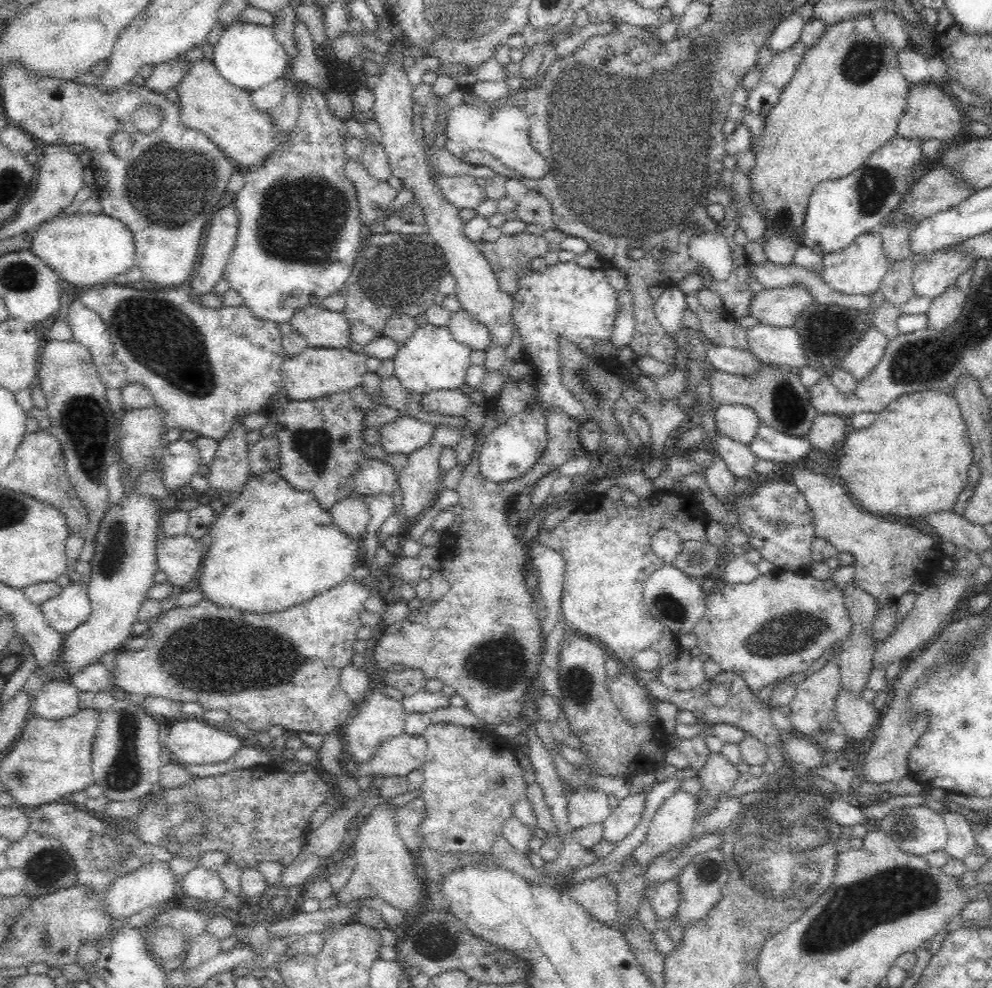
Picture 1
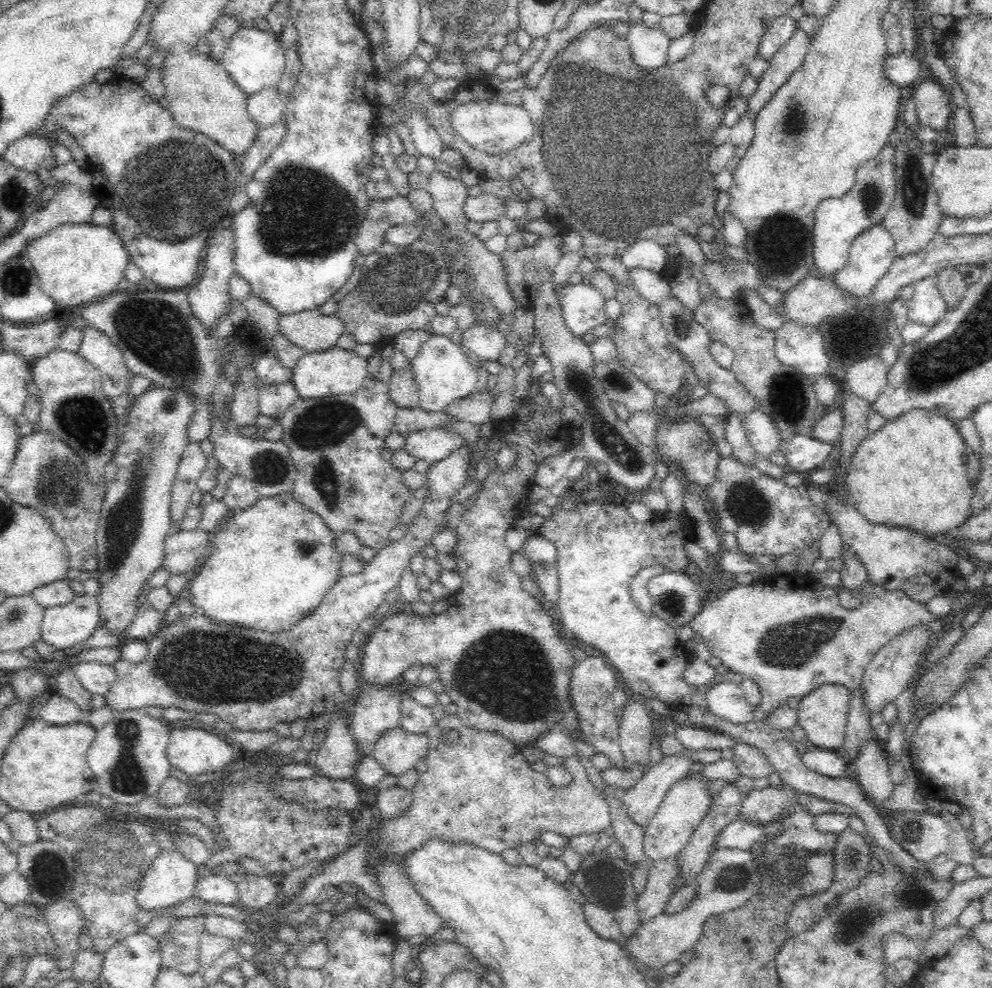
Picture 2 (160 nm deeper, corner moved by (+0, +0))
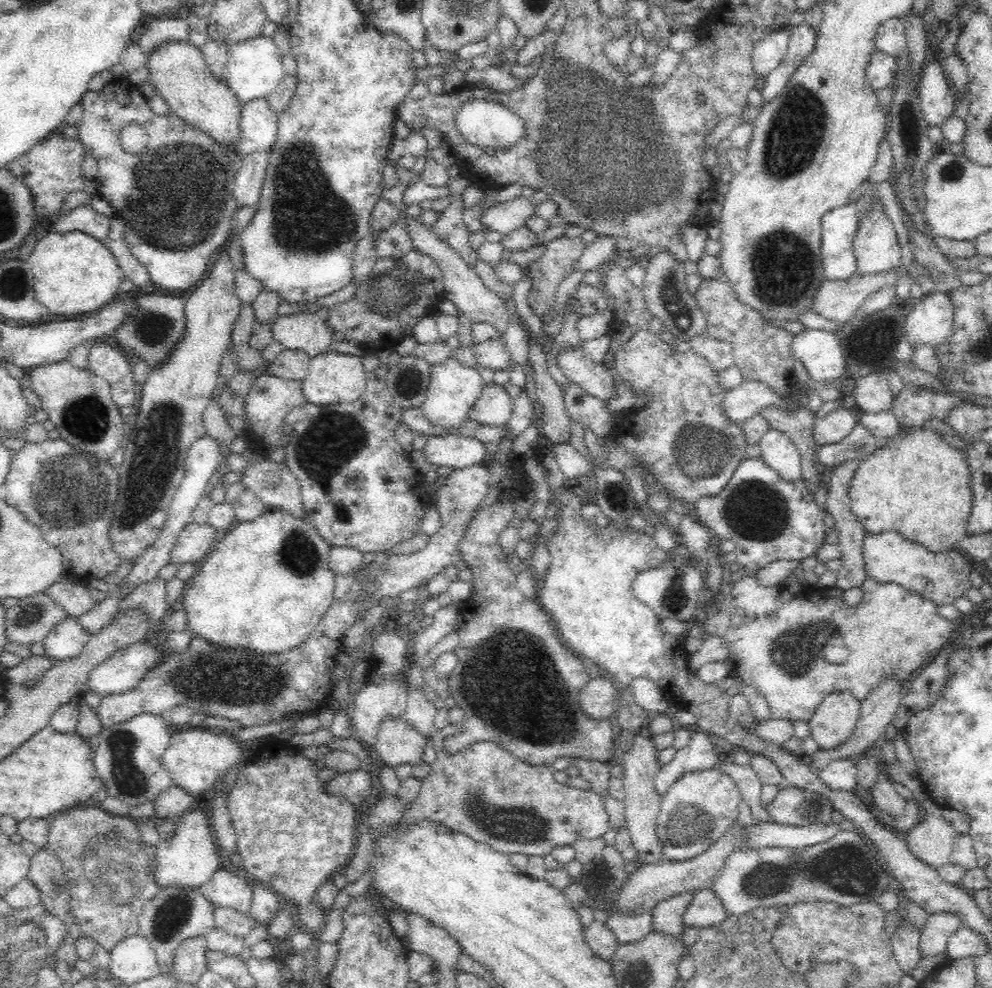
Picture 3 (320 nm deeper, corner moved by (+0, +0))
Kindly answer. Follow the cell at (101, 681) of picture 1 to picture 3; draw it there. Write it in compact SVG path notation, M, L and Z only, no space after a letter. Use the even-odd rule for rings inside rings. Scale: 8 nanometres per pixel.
M134 643L117 650L89 676L92 692L102 696L128 692L152 670L159 661L156 647L150 643Z

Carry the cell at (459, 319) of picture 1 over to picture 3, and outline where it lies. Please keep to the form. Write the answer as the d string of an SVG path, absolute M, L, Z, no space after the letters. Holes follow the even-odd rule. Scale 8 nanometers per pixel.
M490 339L478 345L473 345L477 365L489 368L494 372L499 370L513 371L517 363L511 359L506 343L501 339Z

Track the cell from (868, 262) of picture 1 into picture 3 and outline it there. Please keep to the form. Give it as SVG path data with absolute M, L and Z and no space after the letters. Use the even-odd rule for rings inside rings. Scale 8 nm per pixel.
M872 194L868 206L860 212L853 249L858 261L858 275L881 274L900 266L901 248L898 233L894 229L892 219L886 215L884 205L877 194Z

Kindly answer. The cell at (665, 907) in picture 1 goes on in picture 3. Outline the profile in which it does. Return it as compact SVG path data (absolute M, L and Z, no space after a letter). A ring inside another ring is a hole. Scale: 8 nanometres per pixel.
M712 888L696 891L683 914L686 927L708 928L722 924L730 916L723 900Z

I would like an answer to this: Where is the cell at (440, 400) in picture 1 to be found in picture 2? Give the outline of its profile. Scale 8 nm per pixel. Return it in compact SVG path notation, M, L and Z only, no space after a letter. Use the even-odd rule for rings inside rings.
M488 390L479 391L463 398L461 401L452 403L445 412L448 416L458 419L464 422L470 422L470 424L492 424L496 425L496 422L491 420L491 408L494 404L495 396L490 395Z

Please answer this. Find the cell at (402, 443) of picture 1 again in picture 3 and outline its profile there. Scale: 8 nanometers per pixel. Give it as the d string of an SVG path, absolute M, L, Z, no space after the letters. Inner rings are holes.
M458 434L431 436L423 452L435 468L445 466L451 470L487 466L490 460L482 441Z

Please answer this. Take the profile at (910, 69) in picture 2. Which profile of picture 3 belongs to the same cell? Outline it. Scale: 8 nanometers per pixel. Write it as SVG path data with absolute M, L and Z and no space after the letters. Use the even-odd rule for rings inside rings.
M877 49L872 50L868 65L864 70L864 79L872 93L880 92L892 85L897 70L897 60Z

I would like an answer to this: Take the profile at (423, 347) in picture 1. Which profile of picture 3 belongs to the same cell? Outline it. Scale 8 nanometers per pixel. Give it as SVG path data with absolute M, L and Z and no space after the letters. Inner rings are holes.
M453 356L443 365L432 367L426 400L421 406L424 417L438 431L438 434L431 436L457 434L457 430L462 429L467 424L467 420L471 419L471 410L480 398L484 385L479 372L474 367L462 366Z

